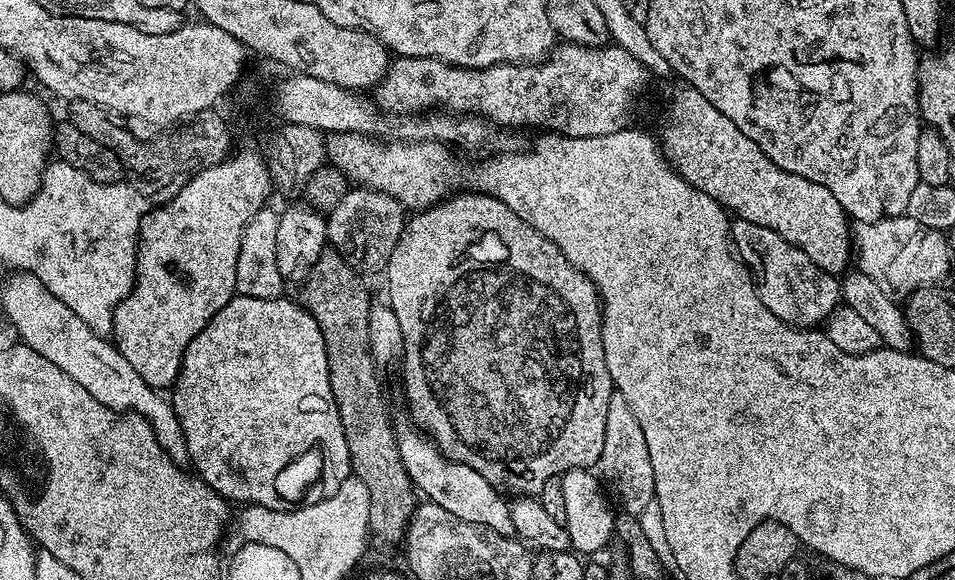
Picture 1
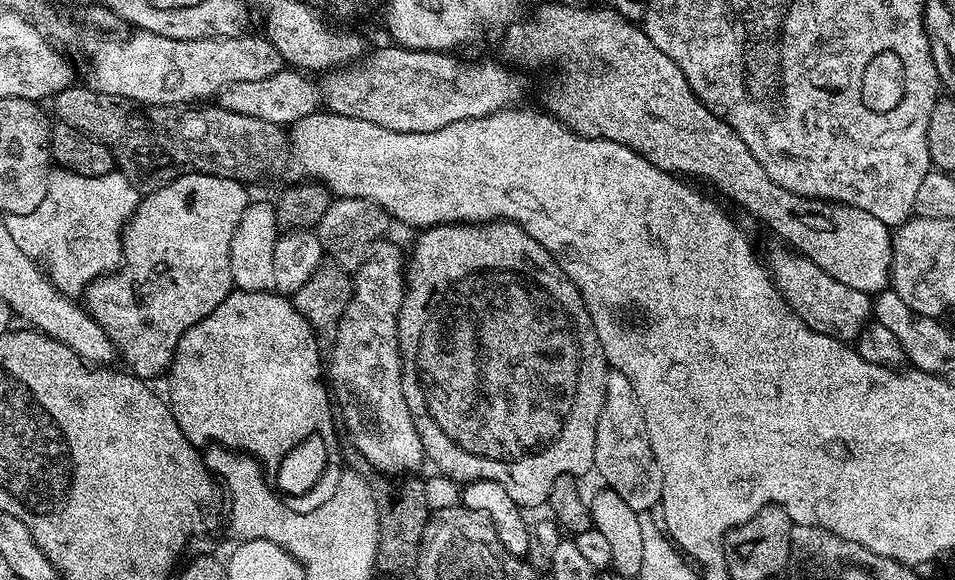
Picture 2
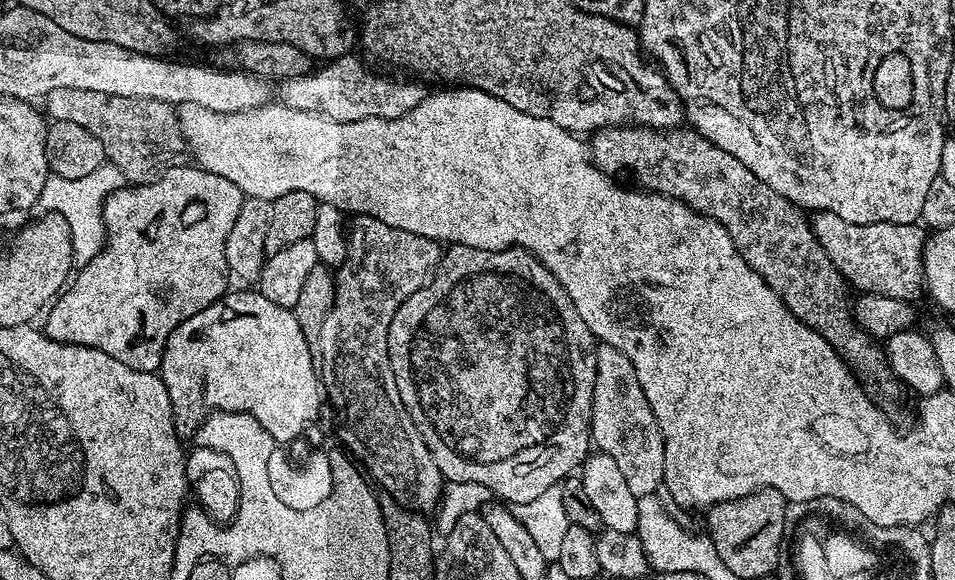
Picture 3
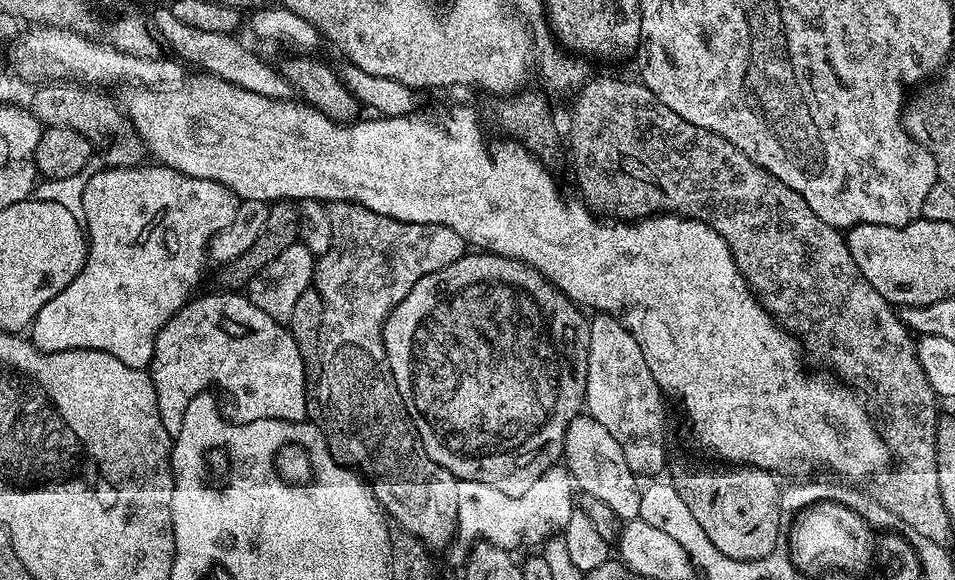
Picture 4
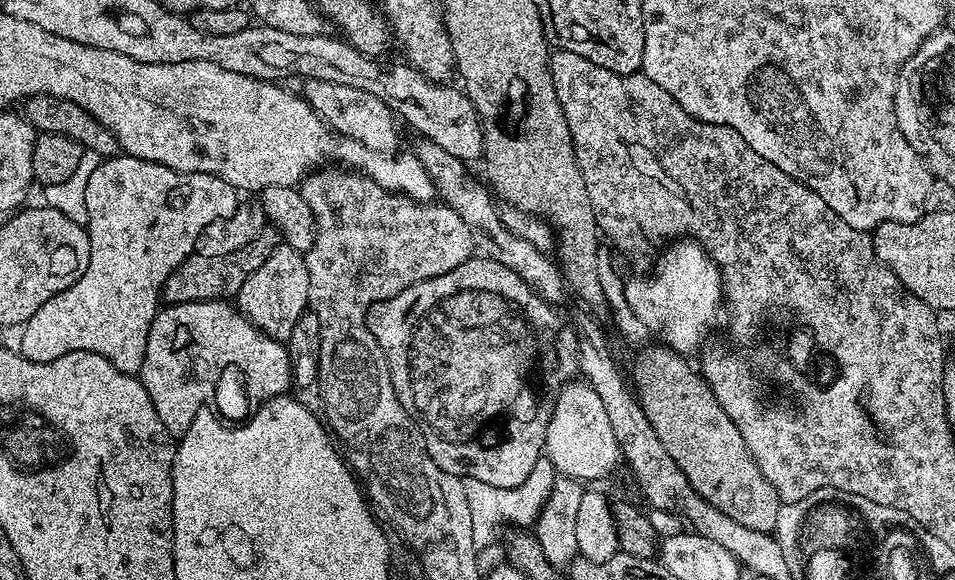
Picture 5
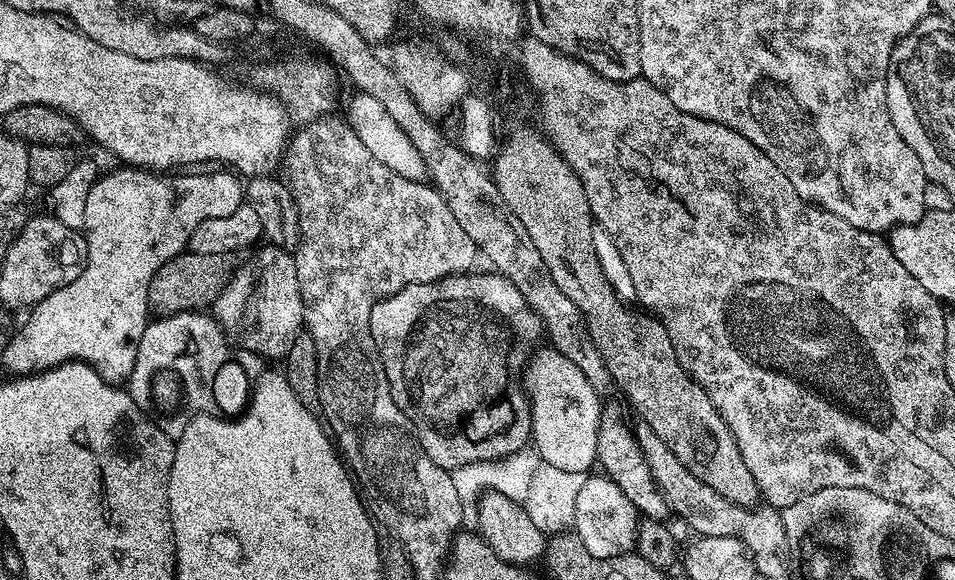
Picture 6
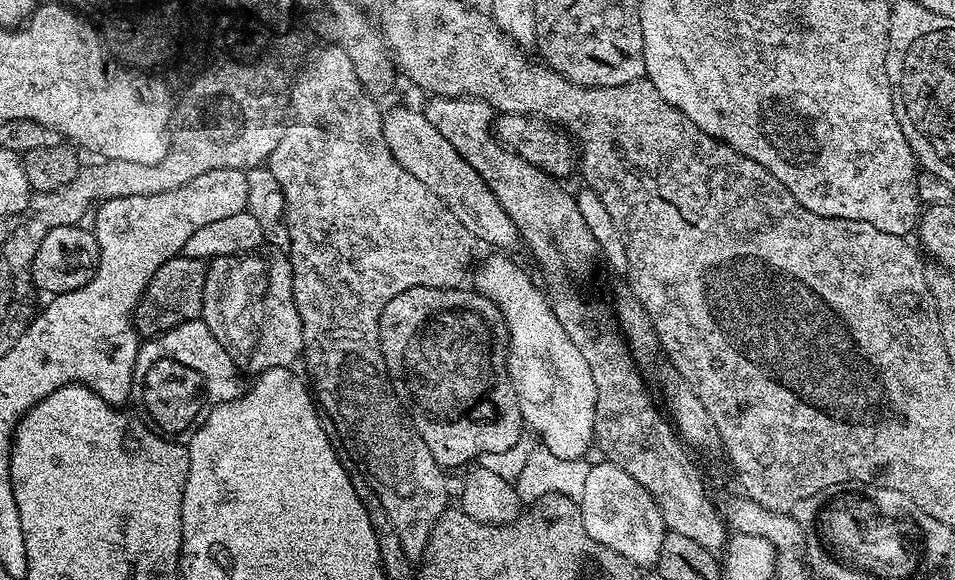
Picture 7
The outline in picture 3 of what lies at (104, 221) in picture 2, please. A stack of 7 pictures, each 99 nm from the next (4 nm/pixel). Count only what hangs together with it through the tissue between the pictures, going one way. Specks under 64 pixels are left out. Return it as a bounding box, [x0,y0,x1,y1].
[38,162,126,266]

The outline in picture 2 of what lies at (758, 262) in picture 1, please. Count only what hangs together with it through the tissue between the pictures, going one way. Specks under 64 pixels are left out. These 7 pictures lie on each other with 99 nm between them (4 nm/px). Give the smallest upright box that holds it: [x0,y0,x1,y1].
[766,247,873,341]

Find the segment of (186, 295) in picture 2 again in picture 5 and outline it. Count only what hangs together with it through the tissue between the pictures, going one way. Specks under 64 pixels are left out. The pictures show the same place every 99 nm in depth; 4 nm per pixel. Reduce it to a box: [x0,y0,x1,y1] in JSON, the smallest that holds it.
[18,154,238,373]

